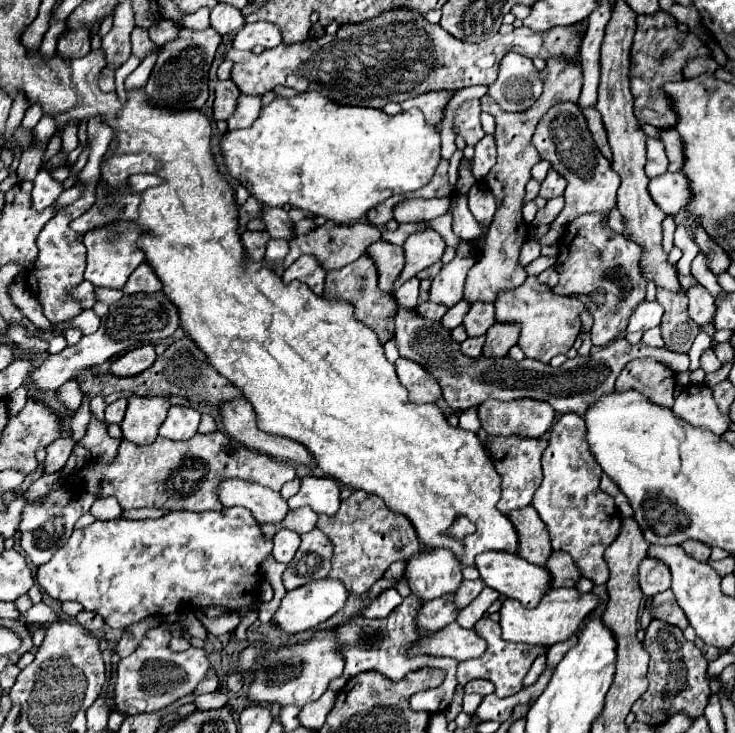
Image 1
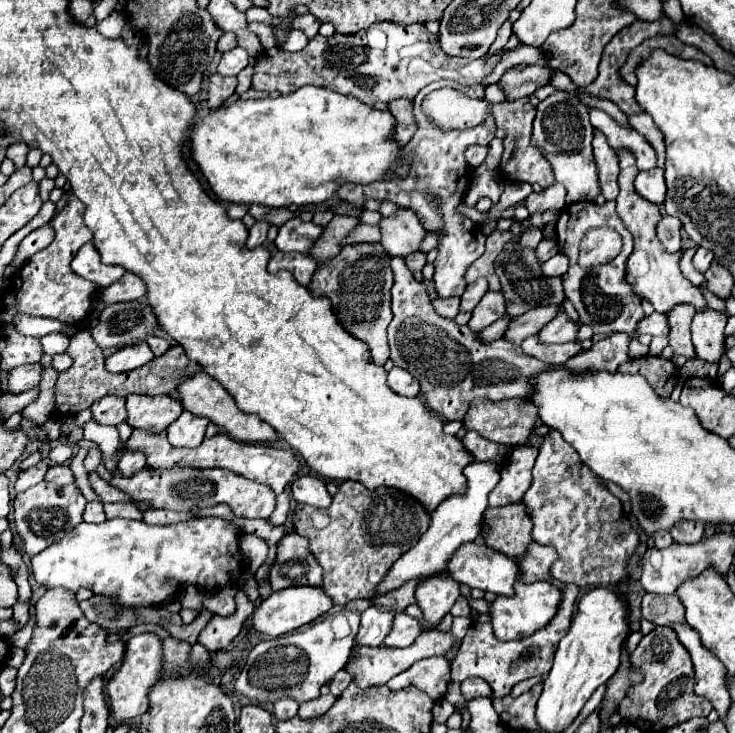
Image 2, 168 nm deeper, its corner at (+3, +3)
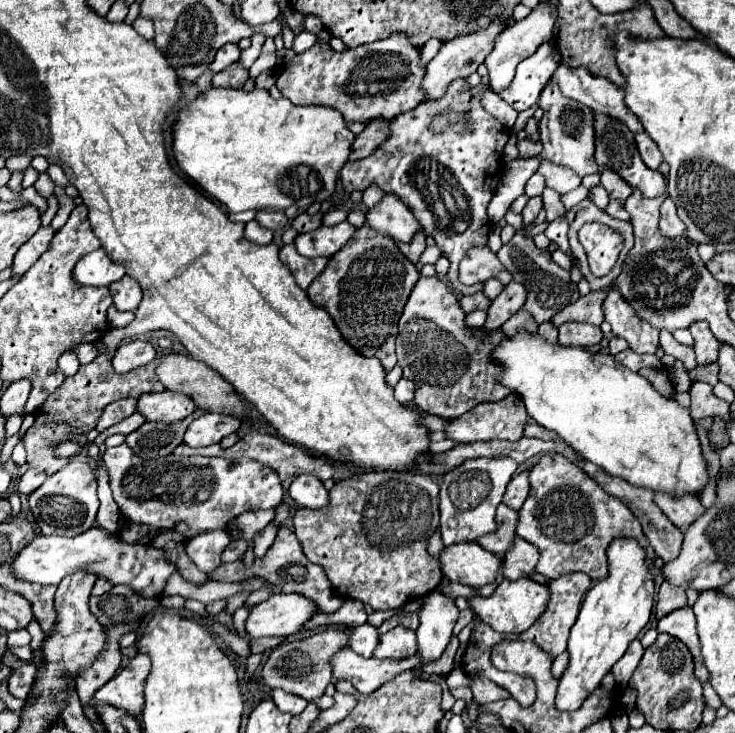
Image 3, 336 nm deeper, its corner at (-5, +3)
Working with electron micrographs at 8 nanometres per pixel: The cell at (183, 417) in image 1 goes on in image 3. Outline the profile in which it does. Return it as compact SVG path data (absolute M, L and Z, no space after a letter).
M206 413L190 423L184 443L190 447L214 445L214 443L220 443L226 435L236 433L240 429L240 425L242 425L242 421L236 417L220 415L220 413Z

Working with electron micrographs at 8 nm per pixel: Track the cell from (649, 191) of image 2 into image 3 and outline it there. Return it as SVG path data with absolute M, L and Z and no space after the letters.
M594 113L594 135L596 135L594 159L596 159L598 167L616 171L630 187L640 189L644 197L660 197L666 193L666 179L658 171L652 171L642 163L640 153L636 149L634 133L620 119L614 119L606 113Z

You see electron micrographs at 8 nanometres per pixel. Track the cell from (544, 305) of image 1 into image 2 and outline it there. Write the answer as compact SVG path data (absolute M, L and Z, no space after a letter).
M560 305L556 317L548 325L544 325L540 329L538 339L544 345L550 345L550 343L568 343L568 341L574 341L576 331L578 331L578 325L568 319L564 307Z

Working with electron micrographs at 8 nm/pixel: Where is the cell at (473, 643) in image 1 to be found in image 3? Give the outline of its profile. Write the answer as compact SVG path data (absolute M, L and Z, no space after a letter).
M344 647L330 659L330 665L336 679L350 681L360 693L372 693L398 673L414 669L418 665L418 657L414 655L406 661L374 661L374 657L364 659Z

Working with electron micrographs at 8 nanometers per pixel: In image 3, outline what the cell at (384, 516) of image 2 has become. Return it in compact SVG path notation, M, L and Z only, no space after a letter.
M380 471L350 477L330 489L330 503L326 507L298 509L294 515L294 533L302 543L304 555L324 569L336 595L358 599L374 611L396 609L408 601L426 597L442 581L438 561L426 551L430 535L438 529L438 491L438 481L418 471Z

